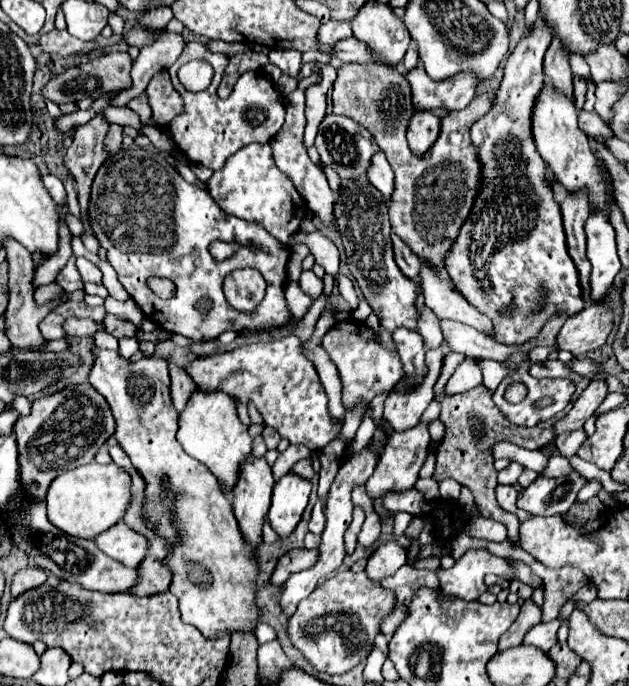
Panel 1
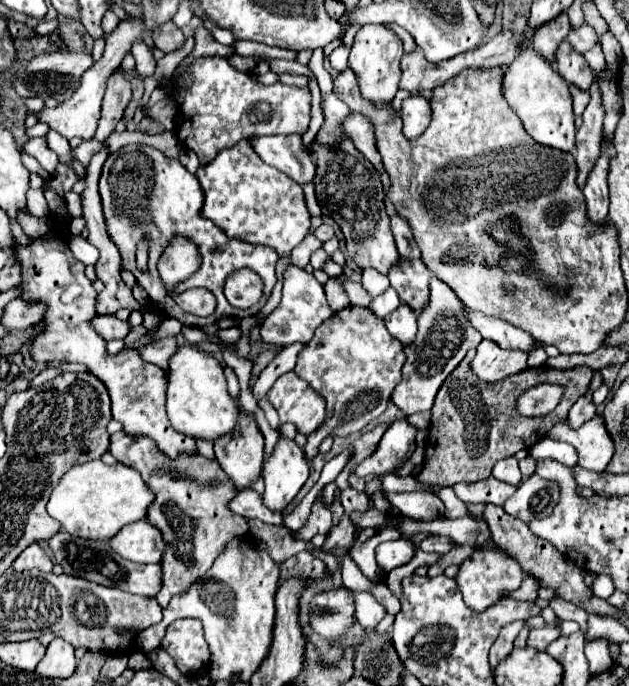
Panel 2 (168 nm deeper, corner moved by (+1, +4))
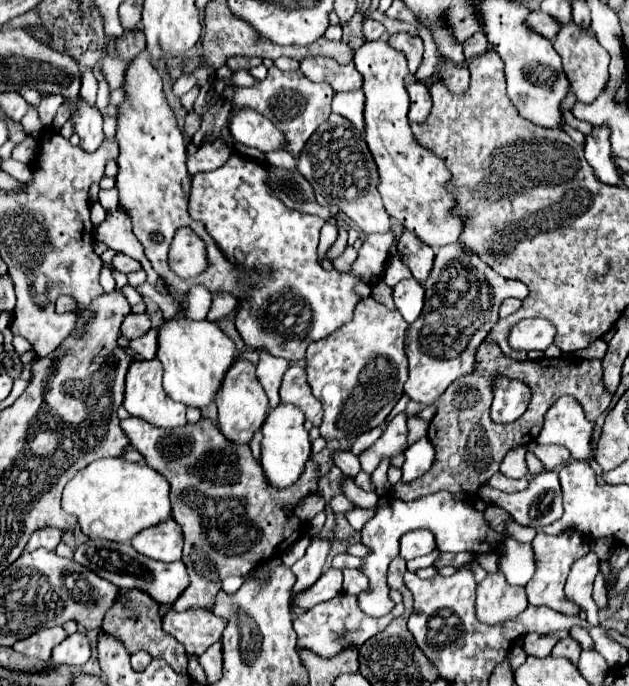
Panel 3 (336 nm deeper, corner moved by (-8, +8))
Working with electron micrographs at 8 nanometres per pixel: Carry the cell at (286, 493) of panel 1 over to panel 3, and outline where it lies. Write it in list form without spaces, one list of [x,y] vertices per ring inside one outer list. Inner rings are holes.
[[[278,405],[276,409],[270,409],[268,419],[264,421],[264,427],[262,427],[262,435],[264,439],[262,439],[260,463],[268,479],[268,485],[276,489],[294,485],[304,473],[304,467],[312,455],[310,437],[308,437],[308,431],[304,429],[304,413],[292,405]]]

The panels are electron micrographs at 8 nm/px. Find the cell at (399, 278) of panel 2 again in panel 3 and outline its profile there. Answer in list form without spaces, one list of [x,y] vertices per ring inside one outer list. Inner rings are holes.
[[[404,231],[398,243],[398,251],[400,251],[402,263],[412,271],[414,279],[420,285],[424,285],[432,271],[434,249],[428,247],[426,243],[420,243],[420,239],[416,239],[416,235],[412,235],[410,231]]]

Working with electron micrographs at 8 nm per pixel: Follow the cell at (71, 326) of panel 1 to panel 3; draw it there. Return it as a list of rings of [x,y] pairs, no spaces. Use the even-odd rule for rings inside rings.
[[[130,313],[130,315],[124,319],[124,323],[122,323],[122,327],[120,327],[120,333],[122,333],[128,341],[132,341],[132,339],[138,339],[138,337],[146,335],[148,329],[150,329],[150,319],[148,319],[146,315]]]

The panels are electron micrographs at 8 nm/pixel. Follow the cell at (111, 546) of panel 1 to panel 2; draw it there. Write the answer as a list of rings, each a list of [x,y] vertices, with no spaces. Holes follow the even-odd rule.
[[[137,521],[123,527],[109,543],[121,557],[135,563],[161,563],[165,551],[161,531],[149,521]]]

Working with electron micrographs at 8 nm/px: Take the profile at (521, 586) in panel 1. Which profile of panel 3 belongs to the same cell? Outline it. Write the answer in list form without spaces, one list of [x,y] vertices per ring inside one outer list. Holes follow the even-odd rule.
[[[590,553],[588,557],[578,559],[572,565],[570,575],[566,579],[566,587],[564,587],[566,597],[570,601],[578,603],[586,611],[586,621],[592,627],[598,625],[598,607],[590,599],[592,597],[592,583],[594,583],[594,577],[598,573],[598,563],[600,563],[600,559],[596,557],[596,553]]]

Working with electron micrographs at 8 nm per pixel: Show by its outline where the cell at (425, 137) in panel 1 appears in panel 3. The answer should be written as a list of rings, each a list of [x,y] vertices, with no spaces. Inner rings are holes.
[[[408,83],[408,95],[410,95],[410,121],[424,123],[430,117],[432,111],[432,97],[424,83]]]

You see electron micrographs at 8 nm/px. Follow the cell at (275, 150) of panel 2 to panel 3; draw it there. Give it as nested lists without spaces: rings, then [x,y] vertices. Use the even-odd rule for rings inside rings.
[[[238,109],[232,123],[230,123],[232,137],[246,145],[254,147],[262,153],[278,151],[286,147],[286,137],[280,129],[276,129],[264,115],[252,109]]]

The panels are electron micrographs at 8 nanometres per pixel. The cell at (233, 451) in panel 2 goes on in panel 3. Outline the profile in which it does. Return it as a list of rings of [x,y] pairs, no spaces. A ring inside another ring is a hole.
[[[236,359],[236,363],[232,365],[232,371],[228,371],[228,375],[224,377],[224,387],[220,387],[220,397],[216,399],[218,427],[220,427],[222,435],[234,445],[250,445],[254,433],[262,429],[264,419],[270,409],[268,397],[266,397],[262,385],[256,381],[254,369],[256,369],[254,363]]]

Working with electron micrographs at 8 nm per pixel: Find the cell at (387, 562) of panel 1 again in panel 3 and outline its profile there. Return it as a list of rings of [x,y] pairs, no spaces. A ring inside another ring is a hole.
[[[428,529],[412,531],[400,539],[400,557],[410,561],[414,557],[428,555],[434,547],[436,547],[436,543],[434,543],[432,533]]]

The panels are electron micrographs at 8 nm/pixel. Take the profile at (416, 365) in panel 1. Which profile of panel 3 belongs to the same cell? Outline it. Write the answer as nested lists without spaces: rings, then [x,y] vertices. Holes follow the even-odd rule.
[[[404,279],[394,287],[394,303],[408,325],[412,325],[424,307],[424,289],[416,279]]]

